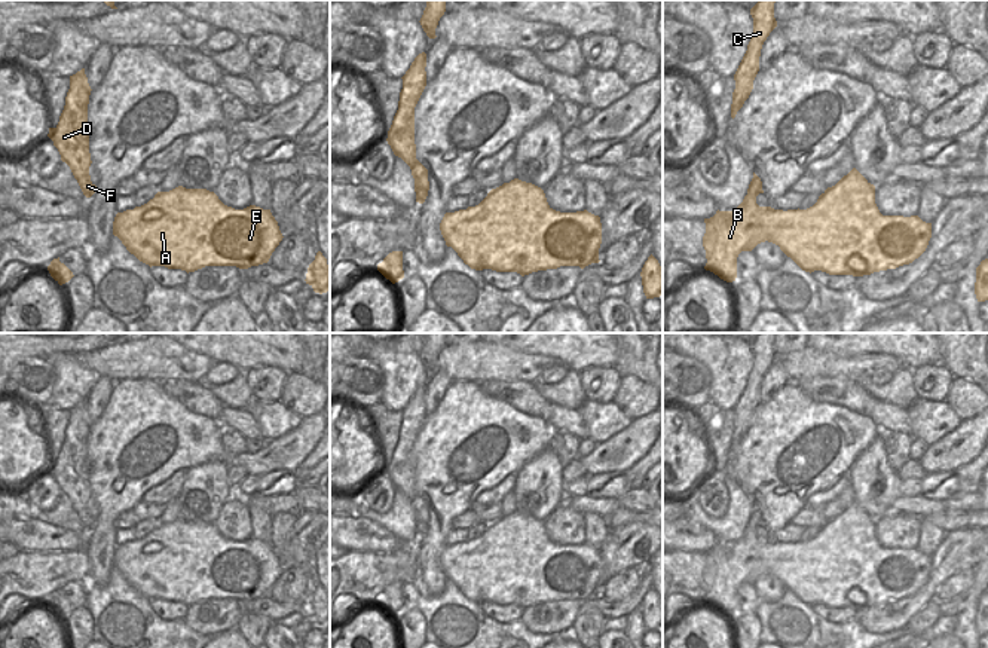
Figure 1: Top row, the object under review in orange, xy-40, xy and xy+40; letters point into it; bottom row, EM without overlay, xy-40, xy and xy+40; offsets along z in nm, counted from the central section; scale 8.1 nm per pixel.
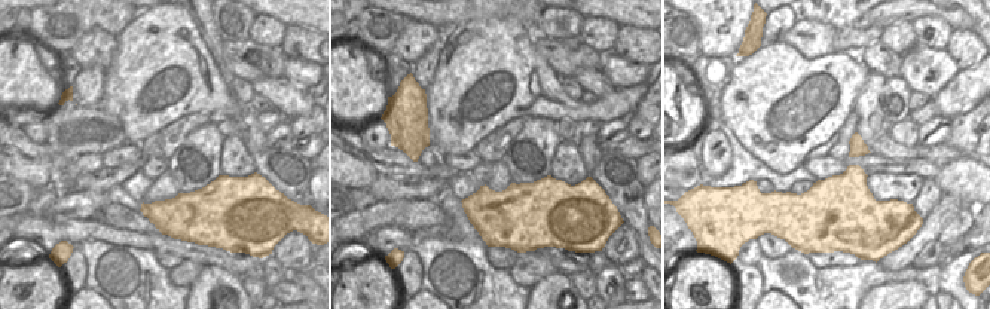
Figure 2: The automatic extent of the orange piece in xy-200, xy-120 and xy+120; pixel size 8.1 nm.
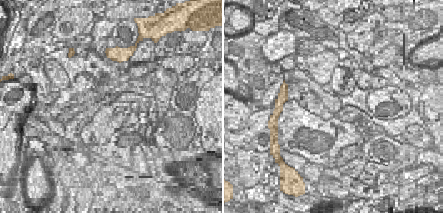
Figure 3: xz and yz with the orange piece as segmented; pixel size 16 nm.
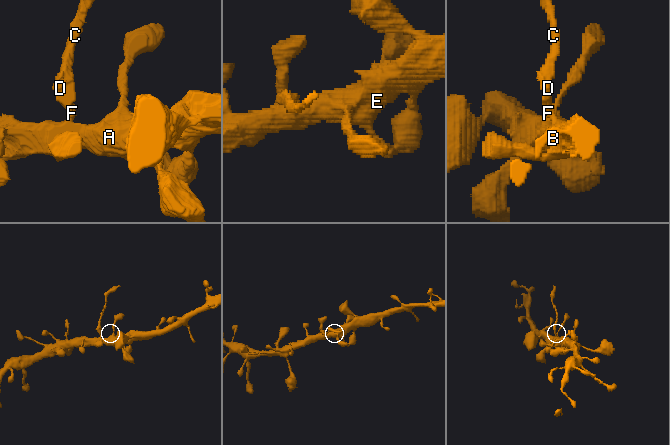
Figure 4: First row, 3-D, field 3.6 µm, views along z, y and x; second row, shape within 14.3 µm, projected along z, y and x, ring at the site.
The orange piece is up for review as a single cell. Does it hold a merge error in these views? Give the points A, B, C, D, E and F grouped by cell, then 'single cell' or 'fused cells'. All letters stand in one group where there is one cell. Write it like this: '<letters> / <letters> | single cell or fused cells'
A B E / C D F | fused cells

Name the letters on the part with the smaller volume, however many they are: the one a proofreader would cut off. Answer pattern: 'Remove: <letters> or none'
Remove: C, D, F

